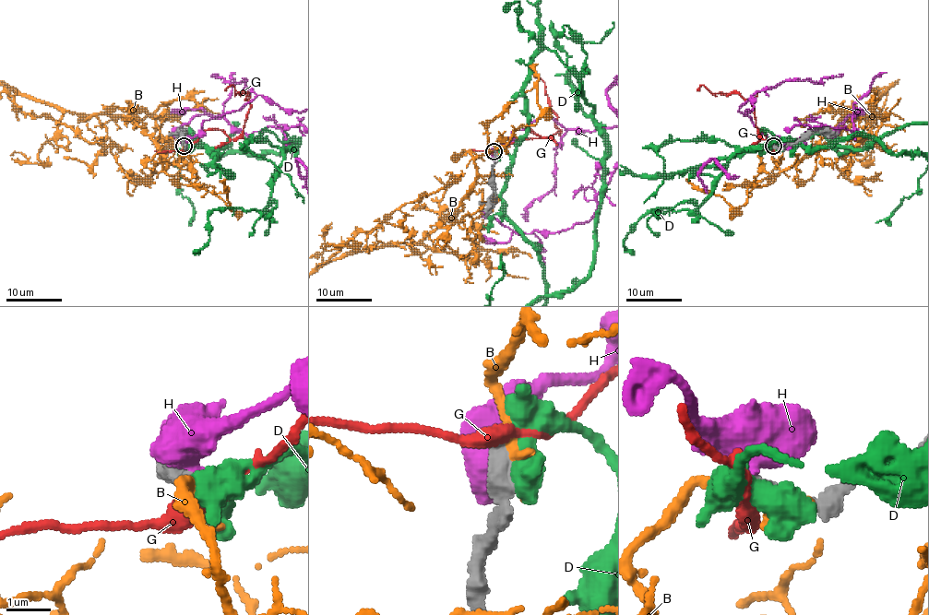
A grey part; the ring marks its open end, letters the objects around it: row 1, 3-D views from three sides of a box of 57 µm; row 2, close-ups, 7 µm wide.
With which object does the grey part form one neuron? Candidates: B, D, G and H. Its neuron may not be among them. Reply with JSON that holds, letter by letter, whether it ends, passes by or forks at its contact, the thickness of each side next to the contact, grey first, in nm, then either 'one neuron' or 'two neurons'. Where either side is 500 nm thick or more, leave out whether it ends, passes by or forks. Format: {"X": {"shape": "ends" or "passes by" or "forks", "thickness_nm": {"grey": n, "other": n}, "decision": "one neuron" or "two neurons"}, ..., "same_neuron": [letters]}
{"B": {"thickness_nm": {"grey": 600, "other": 320}, "decision": "two neurons"}, "D": {"thickness_nm": {"grey": 650, "other": 800}, "decision": "two neurons"}, "G": {"thickness_nm": {"grey": 550, "other": 320}, "decision": "two neurons"}, "H": {"thickness_nm": {"grey": 500, "other": 850}, "decision": "two neurons"}, "same_neuron": []}

